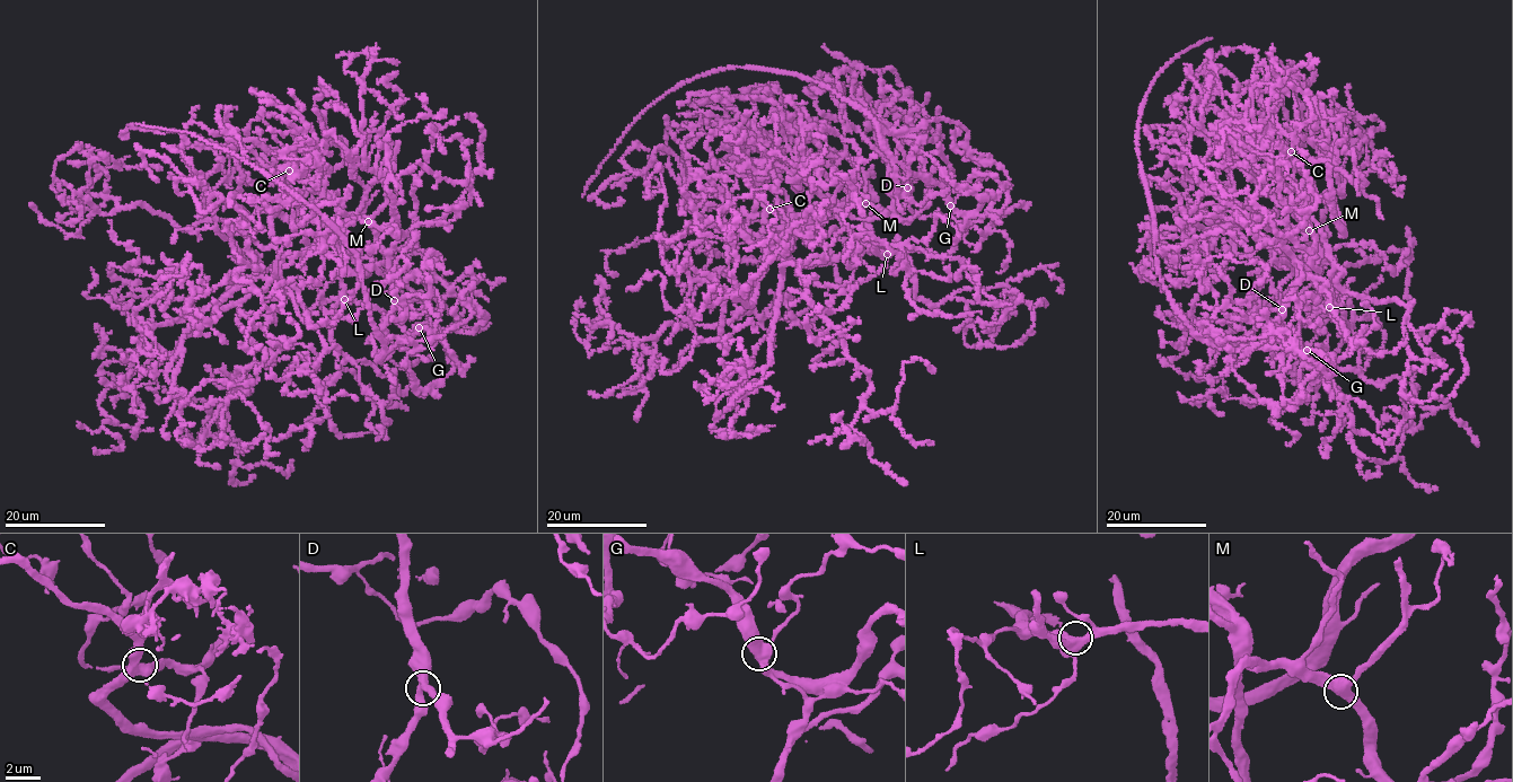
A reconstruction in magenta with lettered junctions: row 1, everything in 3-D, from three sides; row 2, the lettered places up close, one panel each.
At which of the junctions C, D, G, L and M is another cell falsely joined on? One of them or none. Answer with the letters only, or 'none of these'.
G

